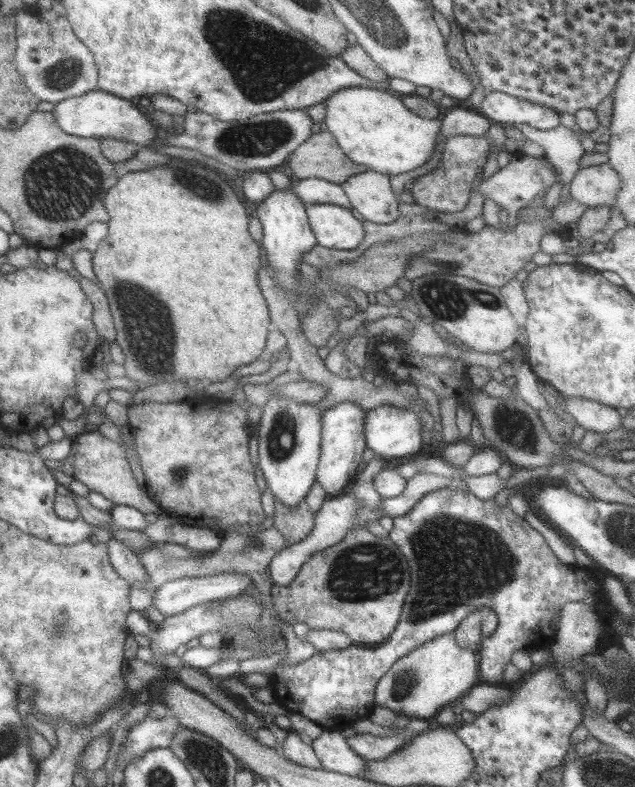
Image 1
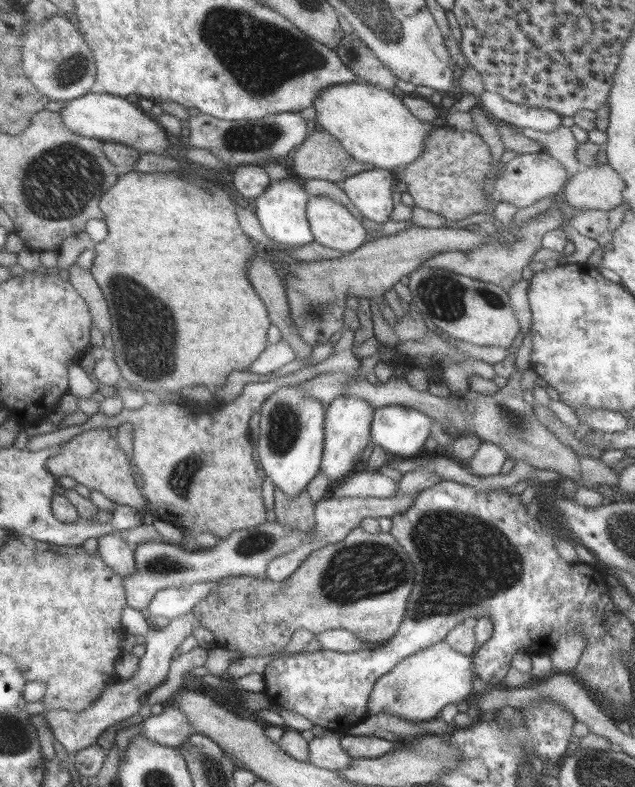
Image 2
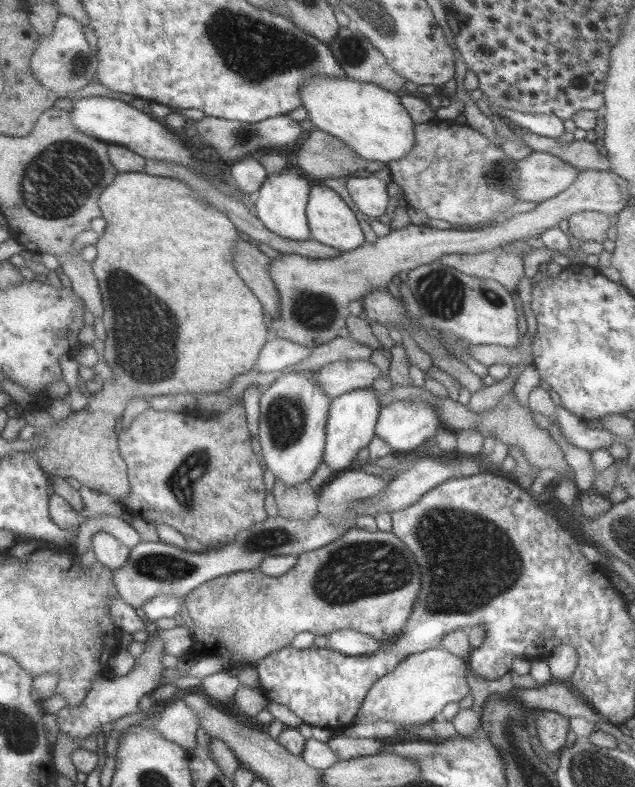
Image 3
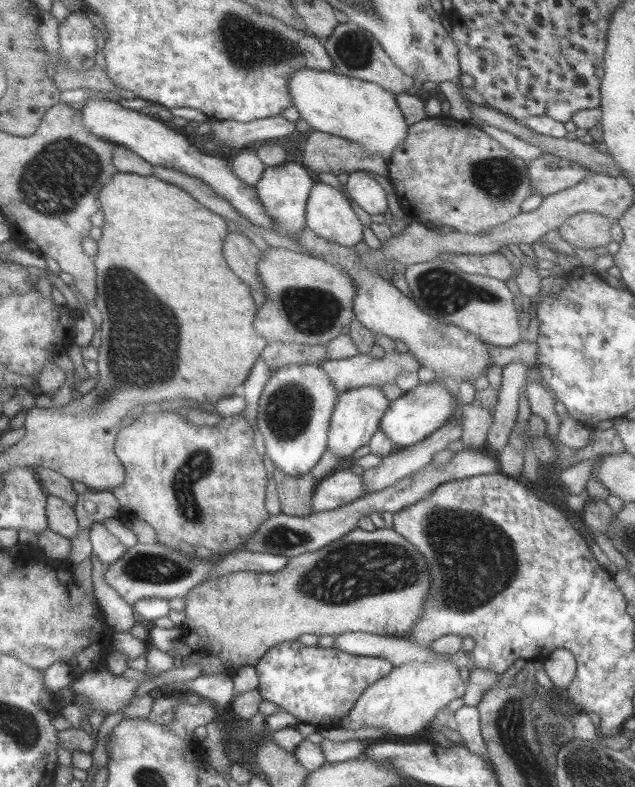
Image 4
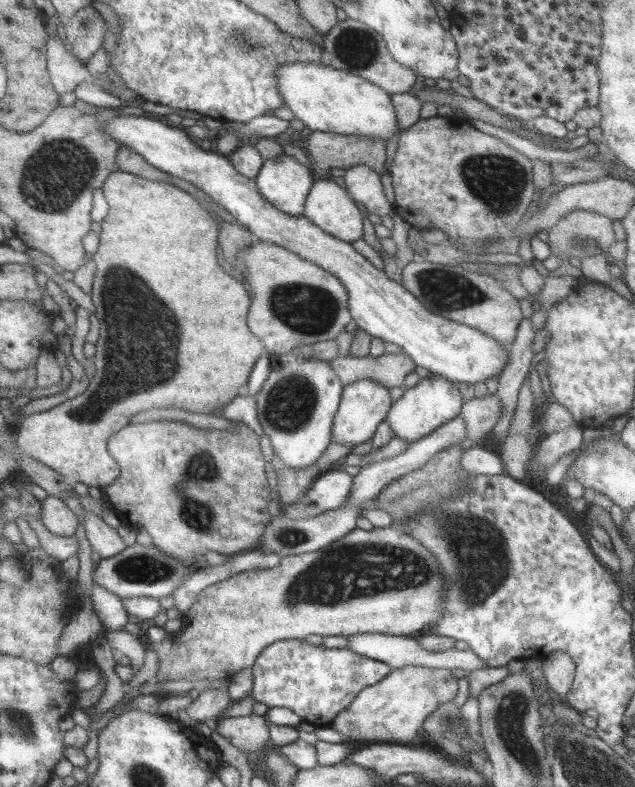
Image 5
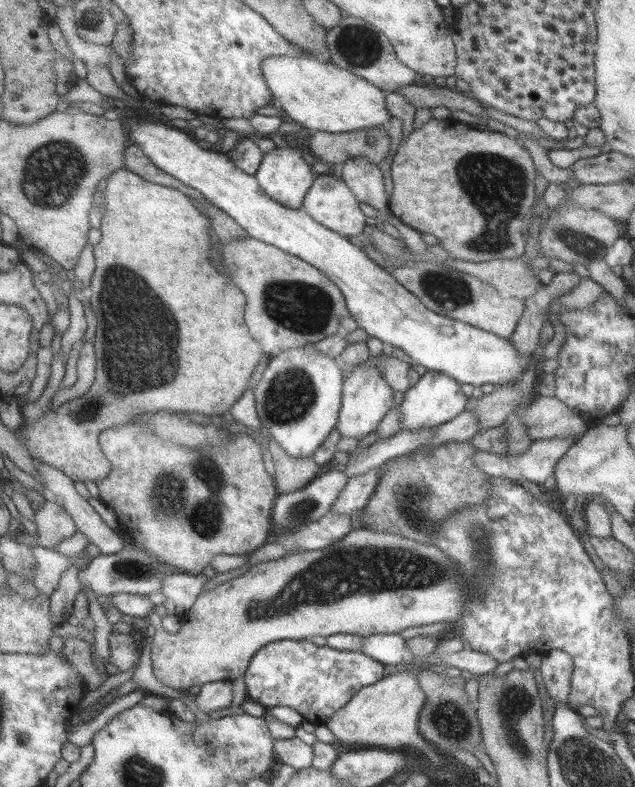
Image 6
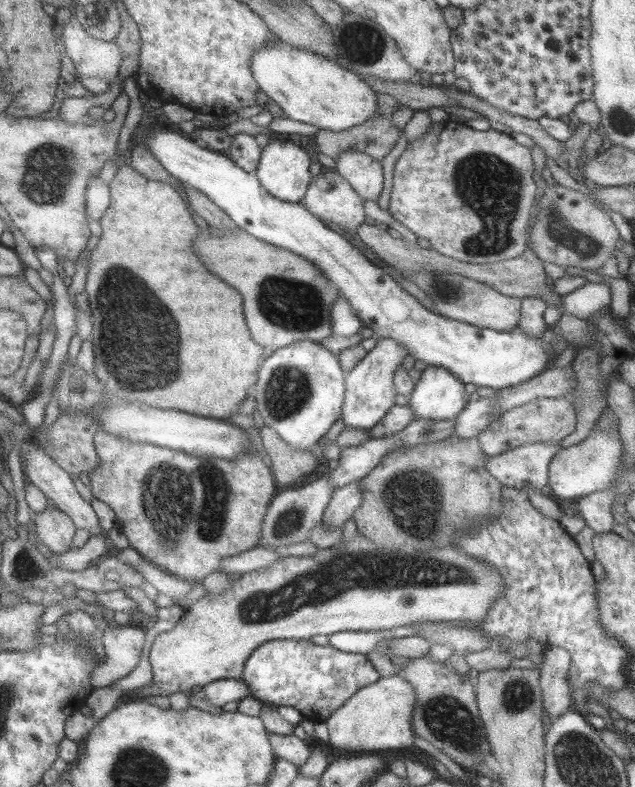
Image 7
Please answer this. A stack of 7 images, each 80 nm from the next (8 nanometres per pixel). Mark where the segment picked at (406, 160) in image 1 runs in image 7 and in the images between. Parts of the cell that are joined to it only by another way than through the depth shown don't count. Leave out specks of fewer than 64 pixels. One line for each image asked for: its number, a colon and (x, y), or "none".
2: (373, 125)
3: (371, 121)
4: (357, 110)
5: (326, 99)
6: (324, 96)
7: (309, 88)

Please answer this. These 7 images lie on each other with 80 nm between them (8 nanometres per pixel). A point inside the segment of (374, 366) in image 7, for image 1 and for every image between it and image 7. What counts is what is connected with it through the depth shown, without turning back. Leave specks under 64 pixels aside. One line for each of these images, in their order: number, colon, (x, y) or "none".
1: (342, 442)
2: (347, 419)
3: (350, 424)
4: (357, 413)
5: (363, 404)
6: (366, 397)

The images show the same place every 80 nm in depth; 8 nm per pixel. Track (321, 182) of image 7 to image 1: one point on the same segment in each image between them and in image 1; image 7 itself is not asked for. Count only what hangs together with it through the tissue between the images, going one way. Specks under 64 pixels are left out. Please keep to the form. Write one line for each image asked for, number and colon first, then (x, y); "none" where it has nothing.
1: (334, 227)
2: (332, 225)
3: (330, 221)
4: (328, 212)
5: (328, 206)
6: (329, 201)

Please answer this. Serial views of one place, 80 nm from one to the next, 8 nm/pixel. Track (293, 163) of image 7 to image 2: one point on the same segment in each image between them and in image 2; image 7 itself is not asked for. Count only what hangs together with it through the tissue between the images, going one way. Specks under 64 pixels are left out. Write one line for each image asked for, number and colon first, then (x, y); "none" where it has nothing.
2: (281, 208)
3: (279, 203)
4: (283, 189)
5: (281, 180)
6: (283, 175)

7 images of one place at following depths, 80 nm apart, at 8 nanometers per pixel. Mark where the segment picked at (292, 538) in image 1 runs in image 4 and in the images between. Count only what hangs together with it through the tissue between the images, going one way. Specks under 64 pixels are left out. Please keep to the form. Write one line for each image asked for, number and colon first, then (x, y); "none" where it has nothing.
2: (297, 512)
3: (299, 501)
4: (294, 492)

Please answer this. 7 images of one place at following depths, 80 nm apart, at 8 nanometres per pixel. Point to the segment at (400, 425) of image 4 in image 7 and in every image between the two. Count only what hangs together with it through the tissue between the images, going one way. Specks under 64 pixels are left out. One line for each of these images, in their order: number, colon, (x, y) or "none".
5: (433, 400)
6: (436, 398)
7: (438, 395)

